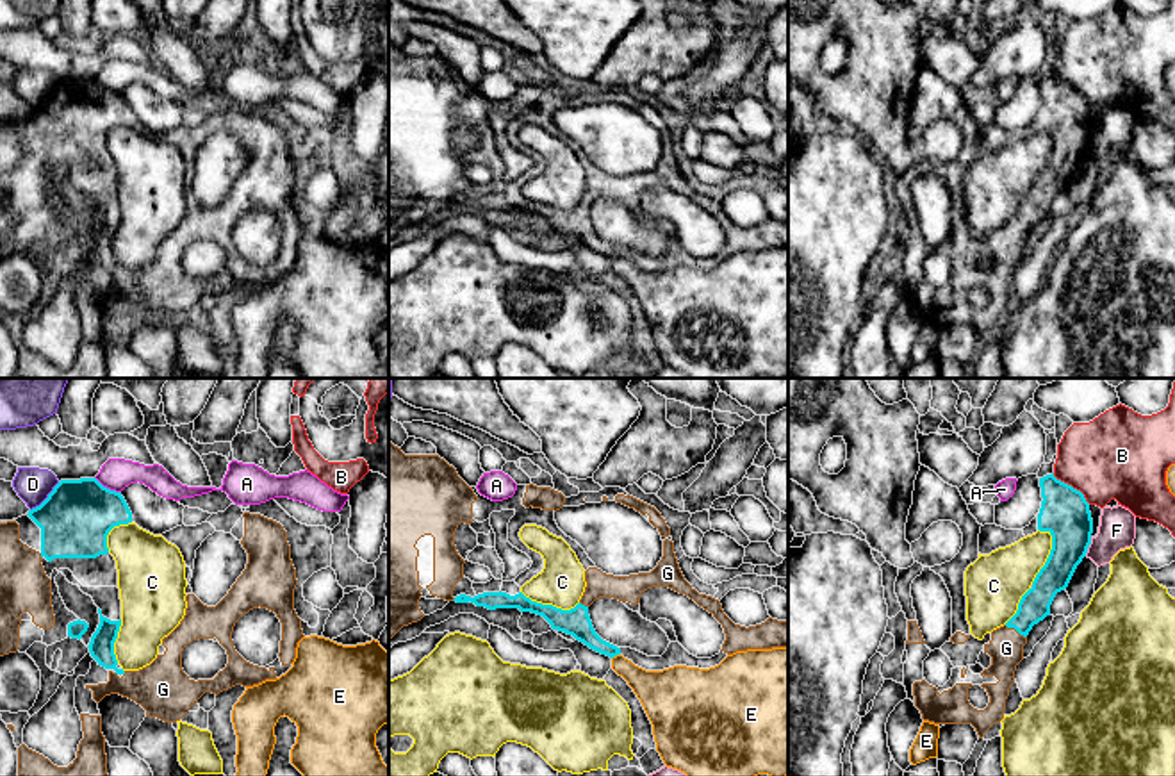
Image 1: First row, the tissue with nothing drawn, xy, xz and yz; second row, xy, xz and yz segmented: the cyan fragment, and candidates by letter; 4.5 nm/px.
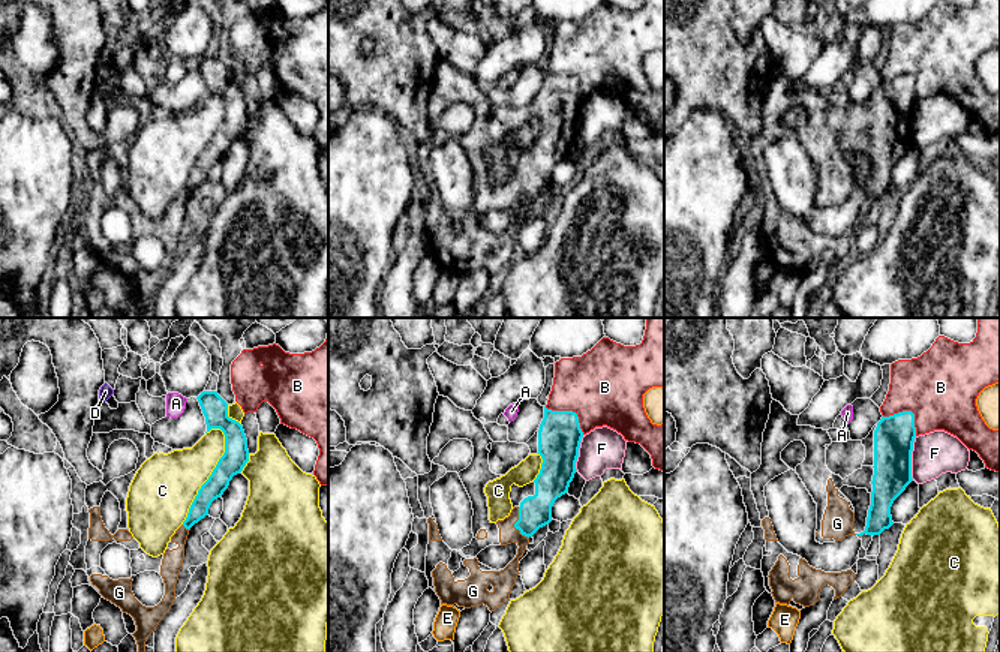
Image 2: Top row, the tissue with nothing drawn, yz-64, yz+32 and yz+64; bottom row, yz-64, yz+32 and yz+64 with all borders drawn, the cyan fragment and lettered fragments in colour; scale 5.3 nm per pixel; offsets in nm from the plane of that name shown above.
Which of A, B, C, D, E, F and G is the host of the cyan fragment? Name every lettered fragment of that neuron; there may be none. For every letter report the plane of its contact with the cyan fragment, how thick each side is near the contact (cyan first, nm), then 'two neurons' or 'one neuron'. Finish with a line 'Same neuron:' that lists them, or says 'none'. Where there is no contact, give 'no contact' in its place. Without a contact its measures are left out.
A: contact in xy; calibres 320 and 140 nm; two neurons
B: contact in yz; calibres 220 and 400 nm; two neurons
C: contact in yz; calibres 220 and 260 nm; two neurons
D: contact in xy; calibres 320 and 160 nm; two neurons
E: contact in xz; calibres 130 and 190 nm; two neurons
F: contact in yz; calibres 220 and 170 nm; two neurons
G: contact in yz; calibres 140 and 160 nm; one neuron
Same neuron: G

